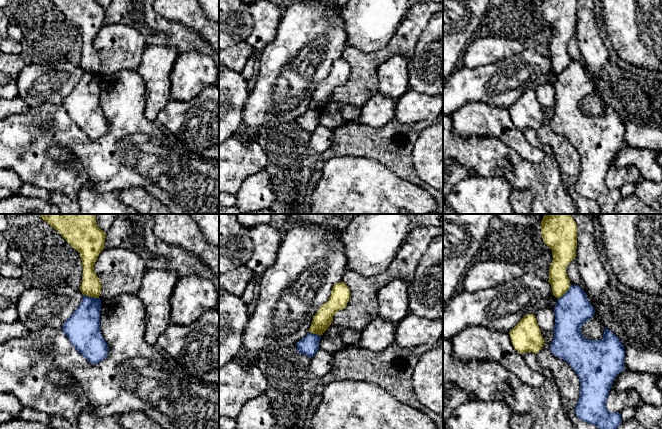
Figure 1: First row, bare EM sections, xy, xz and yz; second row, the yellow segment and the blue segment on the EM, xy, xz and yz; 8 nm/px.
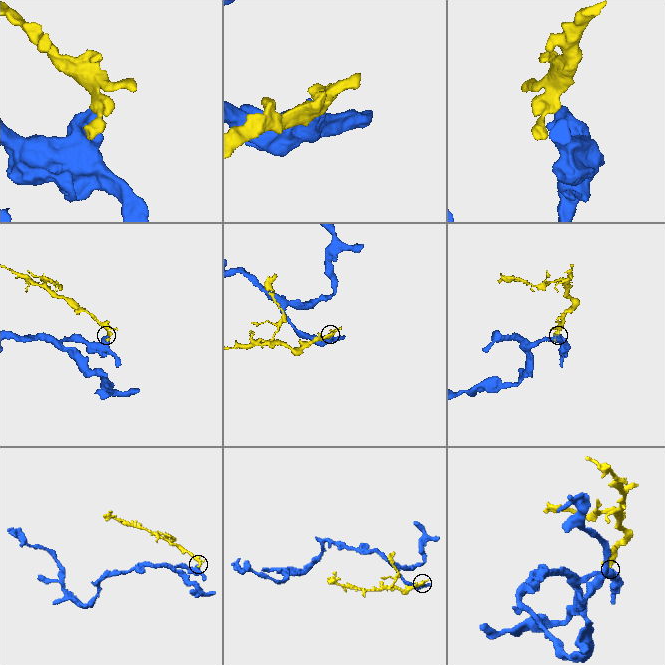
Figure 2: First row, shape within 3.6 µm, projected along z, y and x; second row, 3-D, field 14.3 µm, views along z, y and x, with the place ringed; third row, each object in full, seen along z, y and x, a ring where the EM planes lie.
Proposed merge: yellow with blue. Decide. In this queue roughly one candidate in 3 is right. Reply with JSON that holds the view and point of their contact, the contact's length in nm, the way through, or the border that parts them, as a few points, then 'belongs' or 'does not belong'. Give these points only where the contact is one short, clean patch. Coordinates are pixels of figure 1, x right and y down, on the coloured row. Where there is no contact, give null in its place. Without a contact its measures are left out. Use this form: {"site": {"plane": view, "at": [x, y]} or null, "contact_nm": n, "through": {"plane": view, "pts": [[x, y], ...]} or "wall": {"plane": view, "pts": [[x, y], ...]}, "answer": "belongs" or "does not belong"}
{"site": {"plane": "xy", "at": [91, 296]}, "contact_nm": 130, "wall": {"plane": "xy", "pts": [[83, 294], [98, 298]]}, "answer": "does not belong"}

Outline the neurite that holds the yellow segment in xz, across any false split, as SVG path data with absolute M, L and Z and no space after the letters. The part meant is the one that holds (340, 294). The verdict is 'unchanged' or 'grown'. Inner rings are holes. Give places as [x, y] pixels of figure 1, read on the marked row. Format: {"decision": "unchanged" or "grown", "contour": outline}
{"decision": "unchanged", "contour": "M344 282L336 283L329 300L315 314L308 332L323 335L333 321L336 312L346 308L350 299L350 290Z"}

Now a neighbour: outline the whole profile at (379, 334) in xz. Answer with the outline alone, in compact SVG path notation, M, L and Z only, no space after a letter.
M377 317L362 331L361 339L354 345L372 352L382 352L395 343L396 324Z

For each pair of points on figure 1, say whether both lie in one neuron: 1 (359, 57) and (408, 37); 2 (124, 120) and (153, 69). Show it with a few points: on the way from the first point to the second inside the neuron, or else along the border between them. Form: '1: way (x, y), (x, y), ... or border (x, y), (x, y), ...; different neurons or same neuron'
1: way (371, 57), (378, 57), (396, 46); same neuron
2: border (137, 71), (143, 80), (144, 109); different neurons

